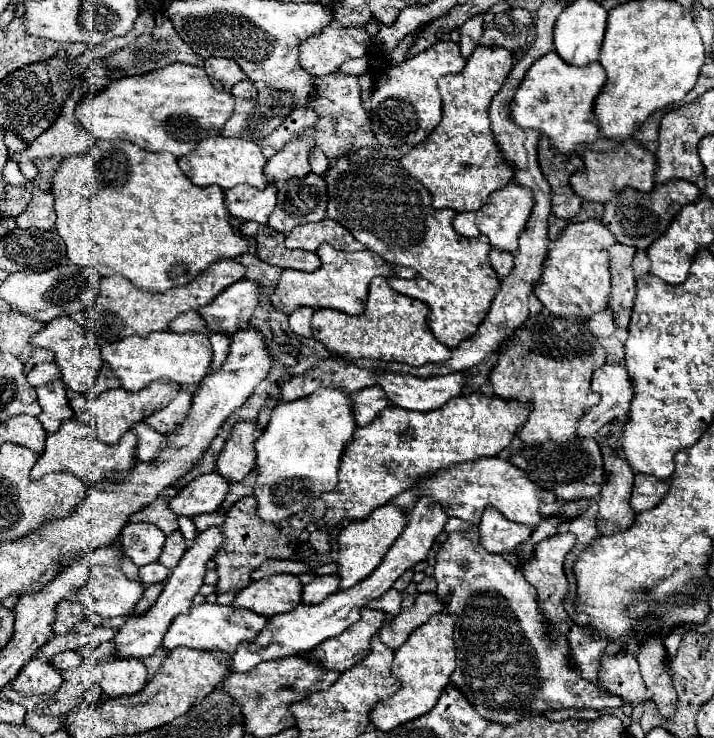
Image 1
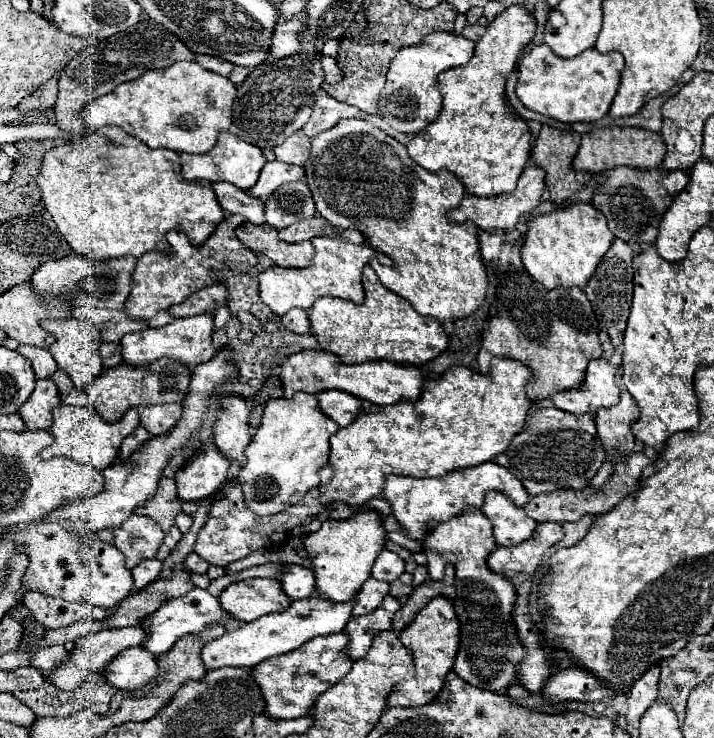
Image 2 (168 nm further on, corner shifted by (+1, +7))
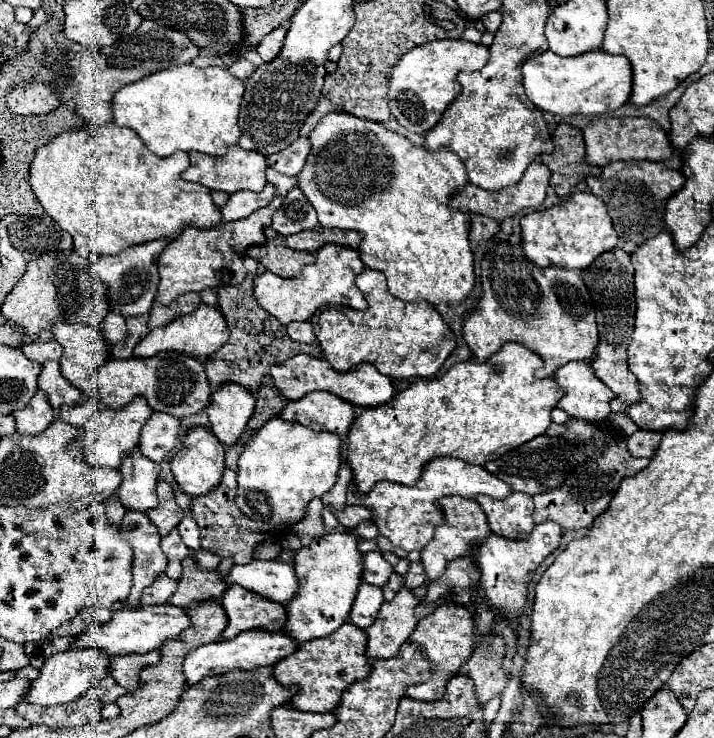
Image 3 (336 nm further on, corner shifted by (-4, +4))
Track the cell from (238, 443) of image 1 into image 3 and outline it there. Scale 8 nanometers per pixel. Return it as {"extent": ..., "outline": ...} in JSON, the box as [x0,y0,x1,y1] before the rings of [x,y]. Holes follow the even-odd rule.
{"extent":[207,383,255,447],"outline":[[[223,383],[207,405],[207,415],[211,423],[213,435],[229,447],[235,447],[239,441],[247,421],[251,419],[255,409],[255,397],[235,383]]]}

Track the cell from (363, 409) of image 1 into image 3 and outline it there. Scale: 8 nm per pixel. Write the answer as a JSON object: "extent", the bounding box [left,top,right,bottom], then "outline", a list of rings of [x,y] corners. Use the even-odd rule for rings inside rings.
{"extent":[279,393,353,433],"outline":[[[311,393],[287,403],[279,415],[283,421],[301,423],[315,431],[345,433],[353,421],[353,407],[331,393]]]}

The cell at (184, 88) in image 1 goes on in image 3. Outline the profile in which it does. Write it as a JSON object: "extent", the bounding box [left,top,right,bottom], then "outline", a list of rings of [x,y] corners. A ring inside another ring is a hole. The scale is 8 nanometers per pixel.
{"extent":[113,67,243,157],"outline":[[[169,67],[119,89],[113,99],[113,123],[133,129],[159,157],[169,157],[175,151],[225,155],[227,147],[235,145],[241,137],[237,115],[243,91],[243,81],[221,67]]]}

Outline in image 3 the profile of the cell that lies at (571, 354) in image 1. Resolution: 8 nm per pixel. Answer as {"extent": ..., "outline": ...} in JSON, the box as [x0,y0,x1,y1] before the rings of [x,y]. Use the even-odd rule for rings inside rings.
{"extent":[463,219,599,377],"outline":[[[511,219],[499,221],[499,231],[495,239],[491,239],[487,247],[473,247],[473,253],[475,265],[479,269],[481,299],[475,305],[473,313],[463,323],[463,339],[479,361],[487,361],[495,351],[499,351],[499,347],[505,341],[517,341],[535,351],[543,359],[545,363],[543,375],[551,377],[561,365],[569,361],[585,361],[595,355],[595,345],[599,343],[595,311],[589,291],[581,281],[579,273],[563,271],[557,267],[539,269],[533,263],[529,263],[527,255],[523,255],[521,245],[511,243]]]}

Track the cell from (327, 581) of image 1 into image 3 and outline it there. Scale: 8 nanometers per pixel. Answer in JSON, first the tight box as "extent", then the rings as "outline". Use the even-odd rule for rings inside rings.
{"extent":[227,559,297,605],"outline":[[[253,559],[247,565],[235,565],[227,575],[227,581],[281,605],[289,603],[297,591],[293,565],[279,561]]]}

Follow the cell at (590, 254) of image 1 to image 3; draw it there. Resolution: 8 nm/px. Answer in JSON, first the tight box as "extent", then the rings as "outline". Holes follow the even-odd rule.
{"extent":[521,193,617,273],"outline":[[[573,193],[569,199],[549,209],[531,211],[521,217],[521,243],[527,257],[537,267],[549,267],[549,261],[559,269],[581,273],[601,253],[617,247],[617,233],[607,215],[605,203],[593,193]]]}

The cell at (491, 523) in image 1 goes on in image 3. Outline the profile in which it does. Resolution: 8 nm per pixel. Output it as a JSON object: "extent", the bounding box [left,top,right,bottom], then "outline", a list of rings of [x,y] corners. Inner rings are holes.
{"extent":[475,493,535,539],"outline":[[[511,493],[505,499],[491,499],[487,495],[479,495],[475,499],[489,521],[489,527],[495,535],[507,539],[525,539],[535,523],[533,523],[533,499],[531,495]]]}

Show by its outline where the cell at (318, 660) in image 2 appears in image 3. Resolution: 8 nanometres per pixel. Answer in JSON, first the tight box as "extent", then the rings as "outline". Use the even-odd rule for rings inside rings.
{"extent":[275,623,373,713],"outline":[[[343,623],[339,631],[333,631],[331,635],[323,639],[313,639],[299,645],[299,651],[295,655],[289,655],[287,659],[281,659],[275,669],[275,679],[283,687],[299,687],[299,693],[291,699],[293,707],[299,711],[311,711],[311,713],[327,713],[335,711],[341,701],[341,693],[355,681],[367,679],[373,661],[367,659],[365,647],[367,645],[367,633],[365,629],[355,627],[353,623]]]}

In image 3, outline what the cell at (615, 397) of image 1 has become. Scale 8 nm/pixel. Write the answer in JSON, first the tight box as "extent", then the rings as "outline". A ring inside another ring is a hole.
{"extent":[555,361,615,421],"outline":[[[571,361],[555,373],[555,381],[565,389],[559,407],[571,417],[587,421],[603,421],[611,413],[609,401],[615,397],[603,381],[599,381],[589,363]]]}

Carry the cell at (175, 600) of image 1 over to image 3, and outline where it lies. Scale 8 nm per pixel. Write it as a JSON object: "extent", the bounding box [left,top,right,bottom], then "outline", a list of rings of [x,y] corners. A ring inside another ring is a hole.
{"extent":[23,649,109,705],"outline":[[[69,649],[65,653],[51,655],[45,665],[39,669],[39,677],[31,681],[29,691],[23,695],[25,703],[31,705],[63,705],[75,701],[83,691],[87,691],[95,681],[103,679],[107,675],[109,659],[97,649]]]}

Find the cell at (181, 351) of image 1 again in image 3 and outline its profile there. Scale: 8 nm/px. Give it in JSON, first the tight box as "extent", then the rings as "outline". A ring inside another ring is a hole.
{"extent":[135,303,229,361],"outline":[[[201,303],[201,307],[197,307],[191,315],[181,315],[179,319],[175,319],[175,323],[149,331],[149,335],[135,347],[135,355],[153,357],[159,351],[183,351],[187,355],[195,355],[197,359],[205,361],[211,353],[223,347],[227,339],[229,339],[229,327],[227,327],[227,321],[223,319],[223,313],[211,305]]]}

